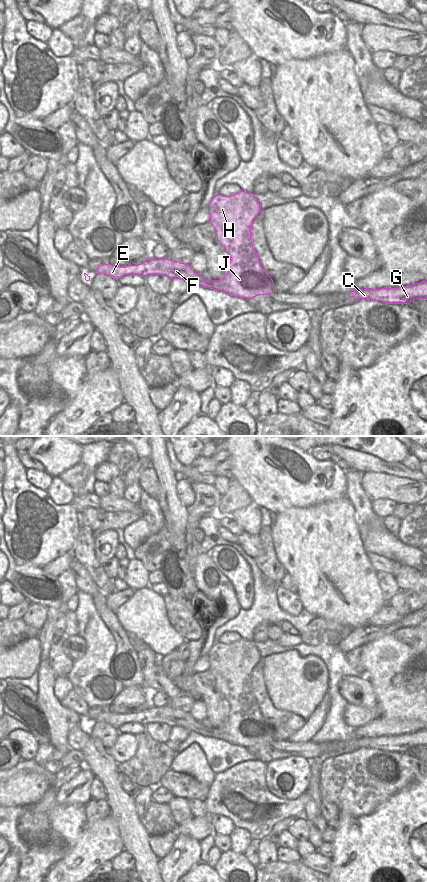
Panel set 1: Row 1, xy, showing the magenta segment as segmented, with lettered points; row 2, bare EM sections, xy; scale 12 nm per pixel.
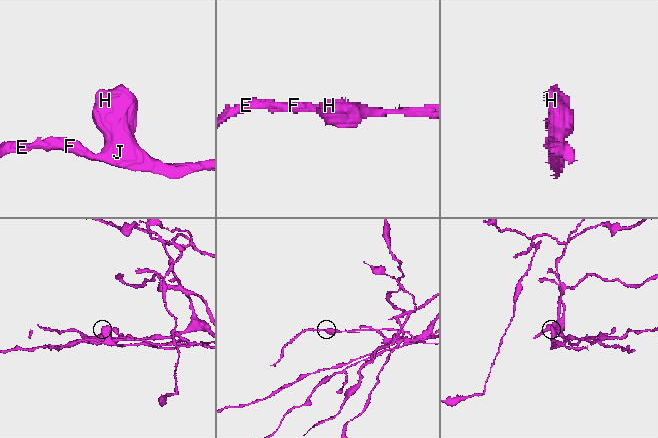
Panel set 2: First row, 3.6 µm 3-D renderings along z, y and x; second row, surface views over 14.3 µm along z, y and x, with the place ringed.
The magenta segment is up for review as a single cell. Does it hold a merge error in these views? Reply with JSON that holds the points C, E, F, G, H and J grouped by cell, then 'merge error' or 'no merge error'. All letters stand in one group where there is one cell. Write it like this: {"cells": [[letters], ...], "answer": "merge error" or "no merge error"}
{"cells": [["C", "G"], ["E", "F", "H", "J"]], "answer": "merge error"}

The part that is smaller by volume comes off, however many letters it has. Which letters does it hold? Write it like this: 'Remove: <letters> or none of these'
Remove: E, F, H, J

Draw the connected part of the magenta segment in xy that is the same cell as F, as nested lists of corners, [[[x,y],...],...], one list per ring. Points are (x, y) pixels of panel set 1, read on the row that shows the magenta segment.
[[[245,191],[231,196],[217,194],[208,207],[209,222],[215,229],[217,240],[230,256],[229,270],[223,278],[206,281],[189,264],[152,257],[126,267],[102,264],[95,274],[101,273],[116,280],[125,275],[165,275],[171,280],[182,279],[245,300],[274,293],[274,282],[262,268],[251,240],[251,225],[261,211],[254,194]]]

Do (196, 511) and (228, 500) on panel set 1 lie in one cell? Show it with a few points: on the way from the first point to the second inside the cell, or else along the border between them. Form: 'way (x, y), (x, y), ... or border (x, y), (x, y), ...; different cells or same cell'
border (222, 496), (217, 506); different cells

